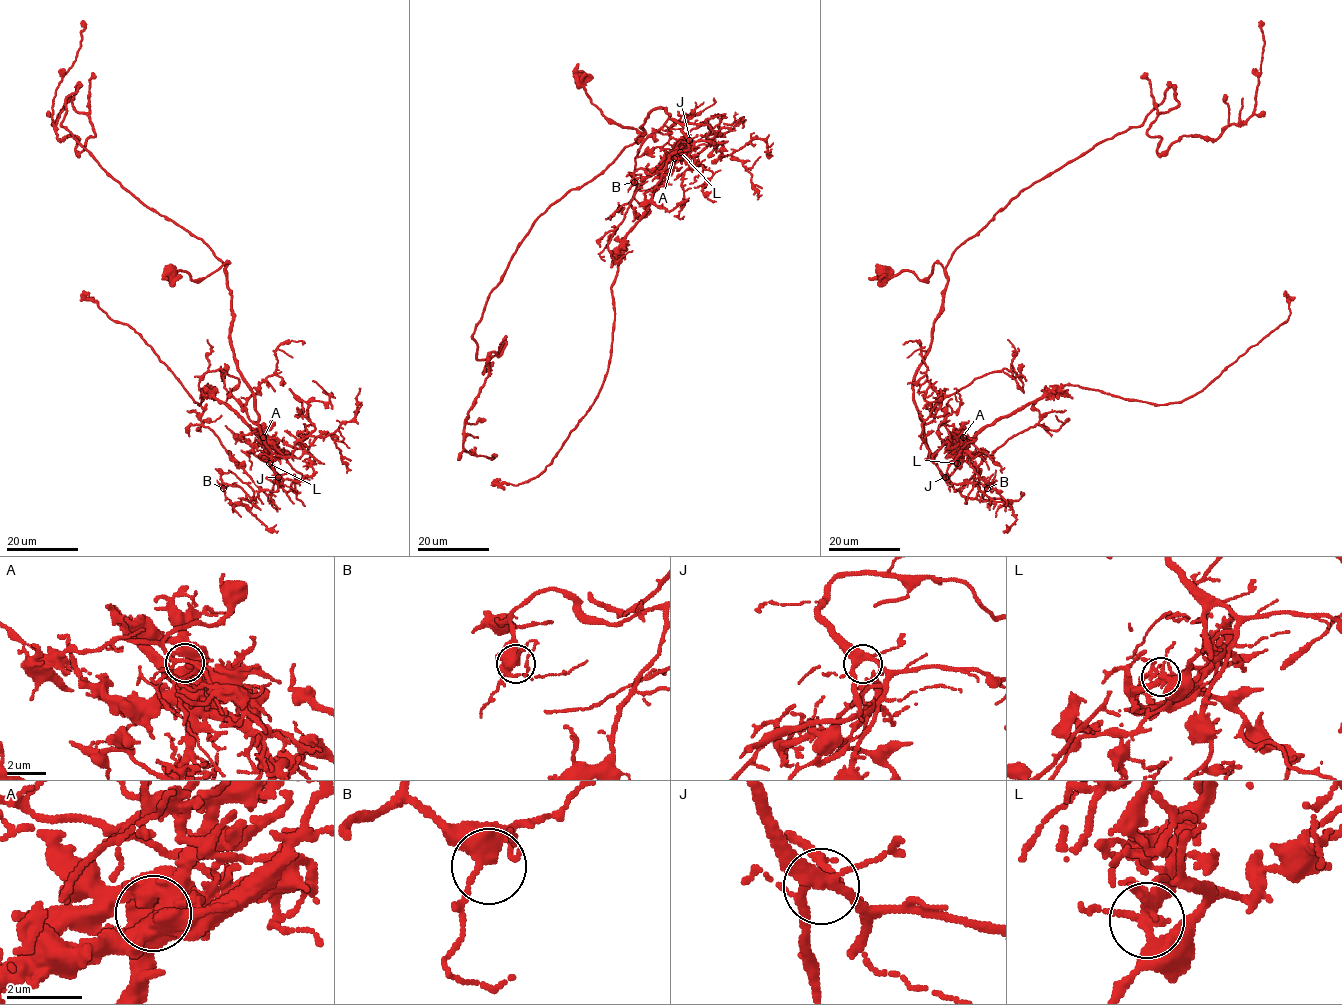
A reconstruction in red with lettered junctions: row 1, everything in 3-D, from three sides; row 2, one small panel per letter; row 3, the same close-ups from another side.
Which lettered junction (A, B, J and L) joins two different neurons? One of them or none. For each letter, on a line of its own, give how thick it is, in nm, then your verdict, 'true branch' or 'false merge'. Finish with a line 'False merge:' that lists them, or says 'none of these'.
A: calibre 480 nm; true branch
B: calibre 360 nm; true branch
J: calibre 360 nm; true branch
L: calibre 320 nm; false merge
False merge: L

